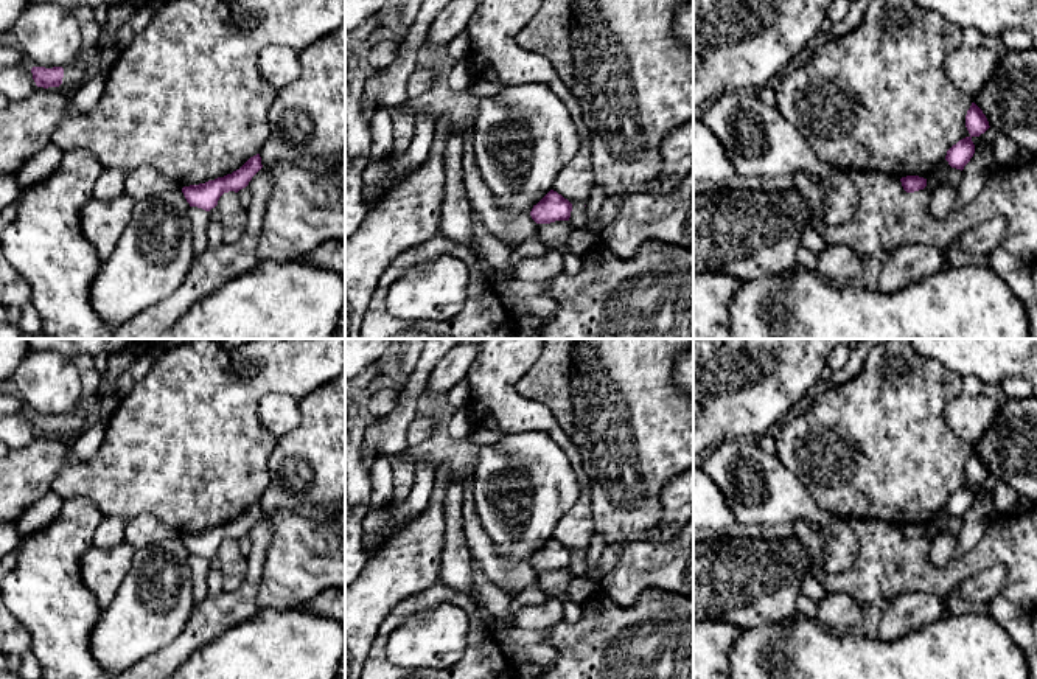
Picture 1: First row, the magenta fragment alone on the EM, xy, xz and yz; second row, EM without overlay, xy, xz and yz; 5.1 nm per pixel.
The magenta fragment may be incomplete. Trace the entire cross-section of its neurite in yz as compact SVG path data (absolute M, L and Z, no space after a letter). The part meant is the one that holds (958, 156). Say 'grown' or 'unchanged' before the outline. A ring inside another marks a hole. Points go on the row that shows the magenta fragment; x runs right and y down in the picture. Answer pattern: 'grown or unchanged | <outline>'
unchanged | M972 103L970 109L967 110L965 127L970 135L953 145L945 155L948 165L961 171L975 154L975 145L972 138L979 137L990 127L986 115L975 103Z

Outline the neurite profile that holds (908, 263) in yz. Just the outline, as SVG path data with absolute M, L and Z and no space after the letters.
M902 244L882 263L878 291L892 294L934 275L945 264L945 253L924 244Z

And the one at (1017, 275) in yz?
M1001 245L987 253L989 267L1028 305L1031 339L1037 339L1037 306L1032 303L1031 266L1012 256Z

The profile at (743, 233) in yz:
M723 186L693 194L693 273L723 272L754 280L788 272L813 213L794 188L770 193Z

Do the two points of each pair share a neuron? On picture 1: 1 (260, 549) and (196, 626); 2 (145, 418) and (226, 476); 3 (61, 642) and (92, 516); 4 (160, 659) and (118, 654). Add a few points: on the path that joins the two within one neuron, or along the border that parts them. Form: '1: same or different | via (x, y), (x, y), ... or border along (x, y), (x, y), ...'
1: same | via (254, 571), (251, 584), (218, 614)
2: same | via (165, 438), (173, 446), (187, 446), (206, 460)
3: same | via (61, 611), (61, 547)
4: different | border along (174, 639), (136, 662)

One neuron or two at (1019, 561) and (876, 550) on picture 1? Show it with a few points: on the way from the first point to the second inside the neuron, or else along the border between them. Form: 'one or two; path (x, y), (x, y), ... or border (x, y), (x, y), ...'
one; path (983, 557), (952, 574), (911, 571)

